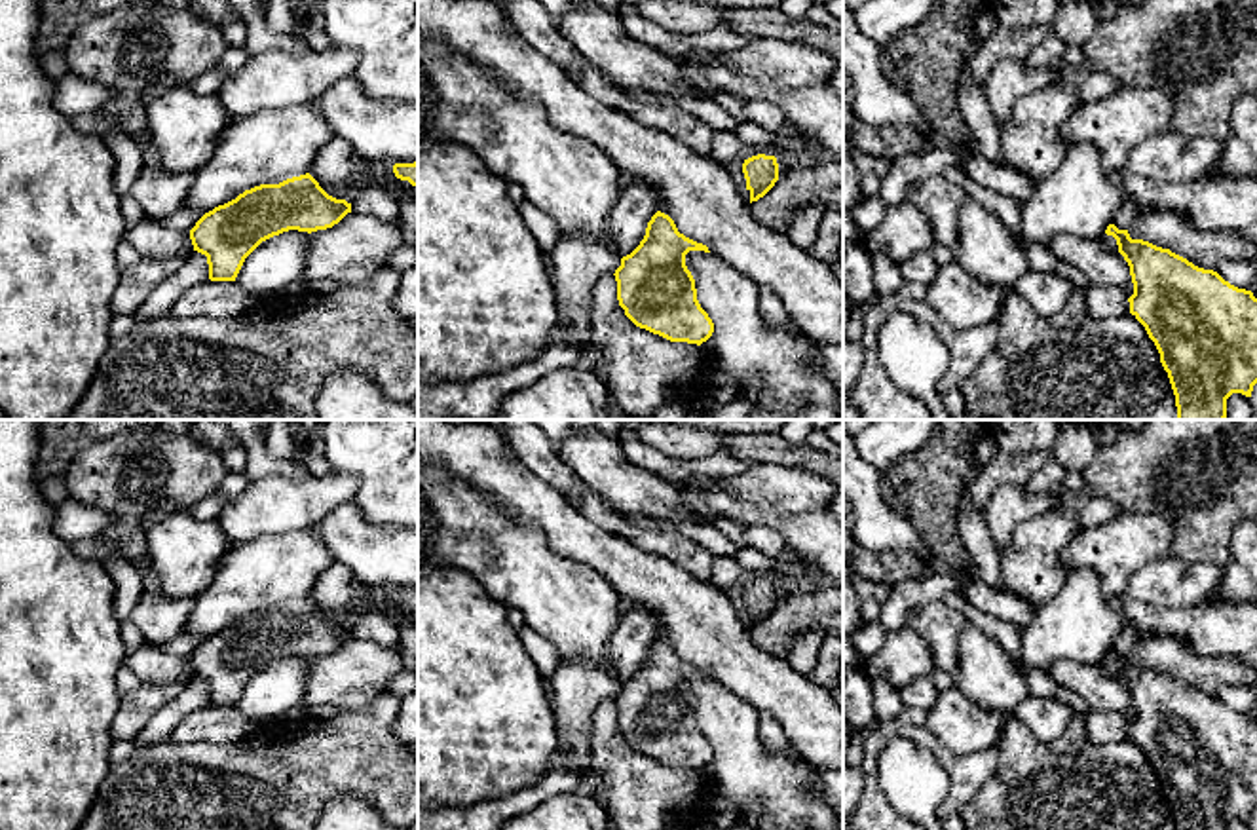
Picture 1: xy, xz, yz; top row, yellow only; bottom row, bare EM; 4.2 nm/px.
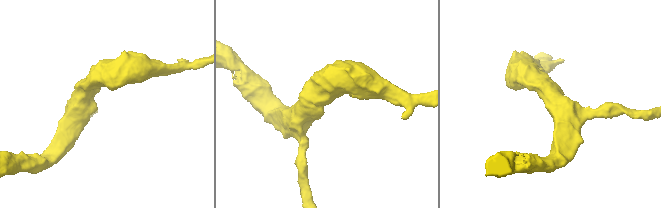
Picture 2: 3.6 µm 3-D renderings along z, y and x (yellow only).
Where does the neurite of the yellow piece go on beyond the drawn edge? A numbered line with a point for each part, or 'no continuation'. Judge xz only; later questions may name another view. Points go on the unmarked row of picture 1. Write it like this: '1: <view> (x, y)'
no continuation

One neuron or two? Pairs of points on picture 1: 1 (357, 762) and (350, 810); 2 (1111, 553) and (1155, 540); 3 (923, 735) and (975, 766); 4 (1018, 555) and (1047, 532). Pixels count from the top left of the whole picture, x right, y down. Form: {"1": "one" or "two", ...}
{"1": "two", "2": "one", "3": "one", "4": "one"}

